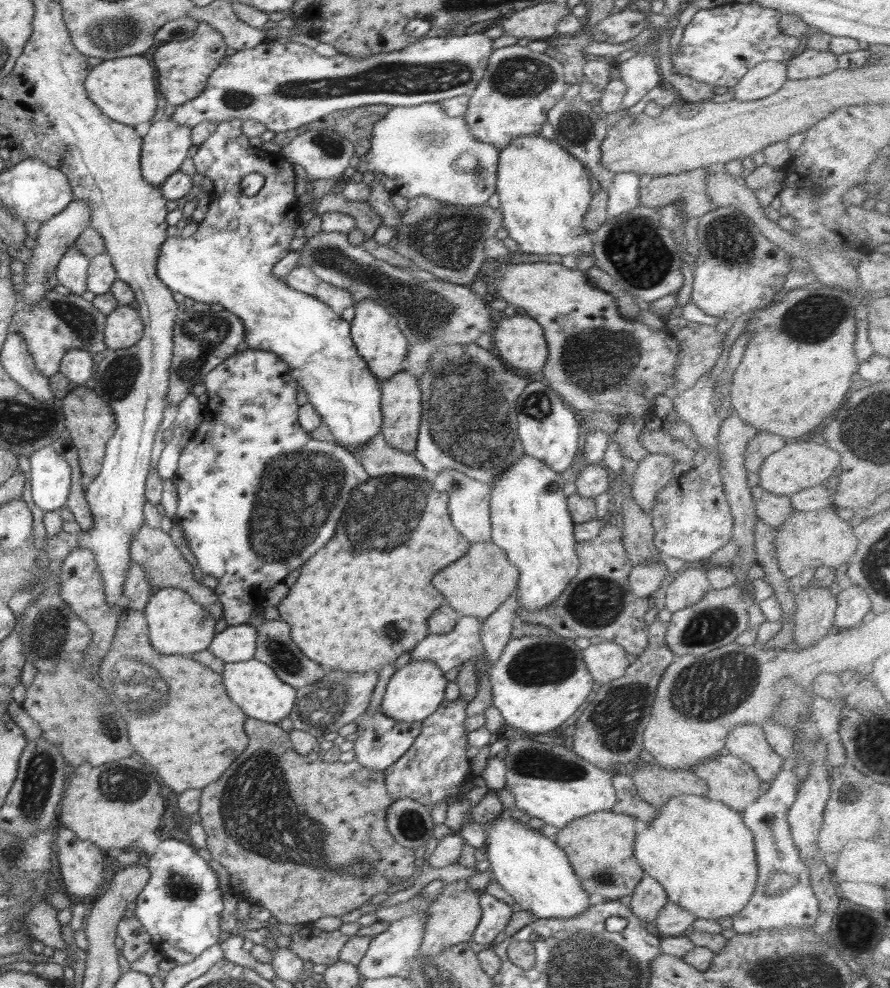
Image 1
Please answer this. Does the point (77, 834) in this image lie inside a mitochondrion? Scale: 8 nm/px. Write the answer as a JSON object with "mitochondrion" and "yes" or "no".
{"mitochondrion":"no"}

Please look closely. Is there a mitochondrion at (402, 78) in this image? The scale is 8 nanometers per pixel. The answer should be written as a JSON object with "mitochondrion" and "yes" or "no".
{"mitochondrion":"yes"}

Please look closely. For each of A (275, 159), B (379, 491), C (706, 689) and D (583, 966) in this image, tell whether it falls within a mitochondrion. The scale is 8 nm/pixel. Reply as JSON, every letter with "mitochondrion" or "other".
{"A":"other","B":"mitochondrion","C":"mitochondrion","D":"mitochondrion"}

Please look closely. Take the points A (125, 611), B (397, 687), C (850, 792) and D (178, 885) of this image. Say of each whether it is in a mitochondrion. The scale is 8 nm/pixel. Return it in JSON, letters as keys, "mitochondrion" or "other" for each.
{"A":"other","B":"other","C":"mitochondrion","D":"mitochondrion"}

